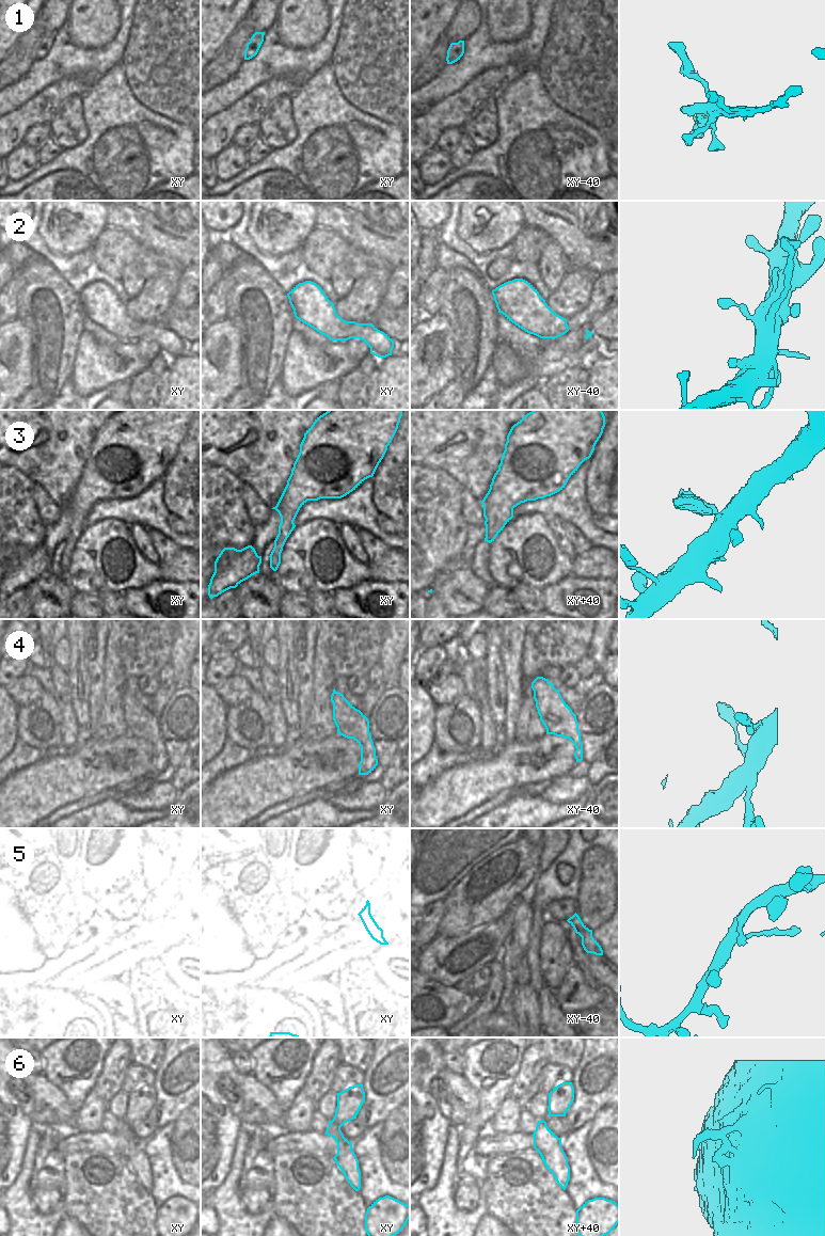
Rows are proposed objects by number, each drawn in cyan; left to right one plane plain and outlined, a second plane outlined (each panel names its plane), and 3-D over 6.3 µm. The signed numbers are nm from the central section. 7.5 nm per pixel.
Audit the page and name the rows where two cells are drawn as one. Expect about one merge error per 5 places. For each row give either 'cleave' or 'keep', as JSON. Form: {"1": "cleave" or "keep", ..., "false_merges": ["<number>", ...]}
{"1": "cleave", "2": "keep", "3": "keep", "4": "keep", "5": "keep", "6": "keep", "false_merges": ["1"]}

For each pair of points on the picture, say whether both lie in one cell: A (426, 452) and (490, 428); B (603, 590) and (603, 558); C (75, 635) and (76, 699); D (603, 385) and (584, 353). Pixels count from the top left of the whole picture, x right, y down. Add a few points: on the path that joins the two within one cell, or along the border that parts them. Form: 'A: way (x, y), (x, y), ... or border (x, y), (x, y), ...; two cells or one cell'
A: way (442, 436), (451, 426), (474, 426); one cell
B: border (578, 576), (607, 580); two cells
C: way (77, 651), (77, 683); one cell
D: border (596, 354), (586, 364); two cells

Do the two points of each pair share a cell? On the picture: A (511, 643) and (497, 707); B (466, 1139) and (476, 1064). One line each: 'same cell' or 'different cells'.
A: different cells
B: same cell

